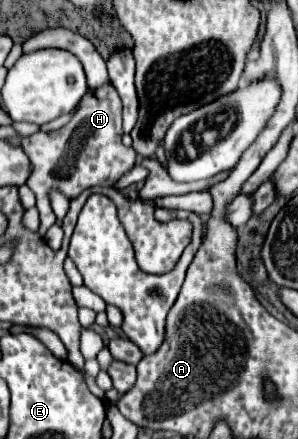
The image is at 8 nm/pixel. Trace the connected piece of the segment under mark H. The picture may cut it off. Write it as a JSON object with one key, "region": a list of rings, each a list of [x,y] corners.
{"region":[[[112,82],[88,90],[66,126],[48,134],[36,132],[26,136],[20,140],[20,146],[34,164],[26,186],[36,194],[36,208],[40,210],[40,236],[44,236],[46,230],[56,222],[48,200],[50,188],[58,188],[68,198],[74,198],[90,186],[112,186],[136,164],[136,152],[122,144],[122,102]]]}

